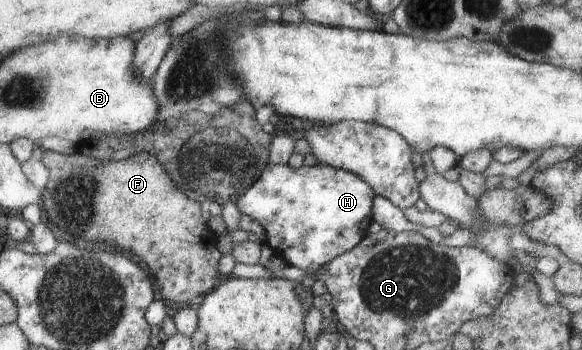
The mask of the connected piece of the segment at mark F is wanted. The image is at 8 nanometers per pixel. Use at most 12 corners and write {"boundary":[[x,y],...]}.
{"boundary":[[43,150],[60,244],[120,246],[164,302],[223,281],[203,204],[151,154]]}

